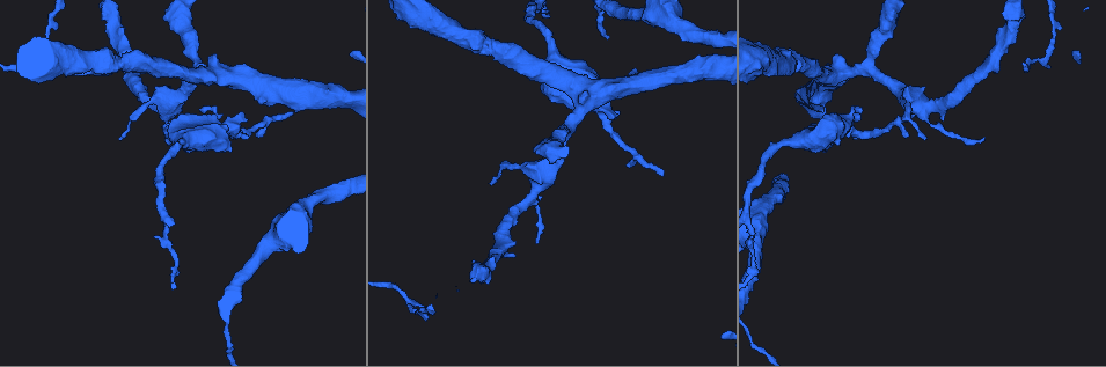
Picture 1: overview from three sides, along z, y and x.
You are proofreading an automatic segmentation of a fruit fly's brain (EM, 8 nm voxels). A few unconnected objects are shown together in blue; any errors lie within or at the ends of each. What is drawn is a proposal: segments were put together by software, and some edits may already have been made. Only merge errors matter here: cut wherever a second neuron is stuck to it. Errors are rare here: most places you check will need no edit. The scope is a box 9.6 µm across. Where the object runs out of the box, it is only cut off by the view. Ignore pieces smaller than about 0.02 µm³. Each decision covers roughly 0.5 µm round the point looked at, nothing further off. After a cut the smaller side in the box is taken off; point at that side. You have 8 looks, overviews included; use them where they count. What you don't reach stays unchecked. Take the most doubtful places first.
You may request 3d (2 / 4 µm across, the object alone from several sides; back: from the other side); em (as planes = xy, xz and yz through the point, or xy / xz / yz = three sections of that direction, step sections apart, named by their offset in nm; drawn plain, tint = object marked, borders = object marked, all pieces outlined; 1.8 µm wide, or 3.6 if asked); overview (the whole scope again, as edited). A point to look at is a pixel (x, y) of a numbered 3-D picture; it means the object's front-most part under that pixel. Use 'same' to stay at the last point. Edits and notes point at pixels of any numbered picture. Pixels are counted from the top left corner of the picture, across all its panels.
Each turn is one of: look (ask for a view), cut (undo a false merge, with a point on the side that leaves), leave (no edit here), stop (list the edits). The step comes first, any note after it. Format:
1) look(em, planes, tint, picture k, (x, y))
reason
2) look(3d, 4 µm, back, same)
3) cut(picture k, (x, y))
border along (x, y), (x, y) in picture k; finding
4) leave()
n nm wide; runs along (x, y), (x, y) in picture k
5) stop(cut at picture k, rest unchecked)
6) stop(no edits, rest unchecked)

look(3d, 2 µm, picture 1, (866, 71))
three arms meet

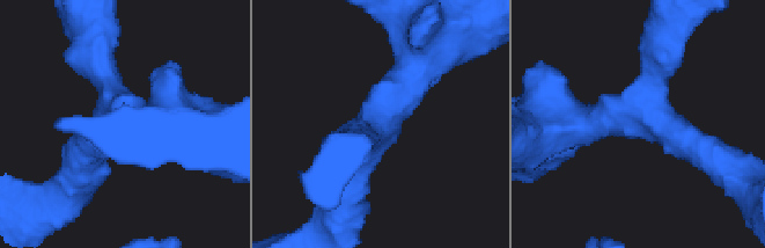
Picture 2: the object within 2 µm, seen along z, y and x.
look(em, planes, tint, picture 2, (638, 116))
now the EM

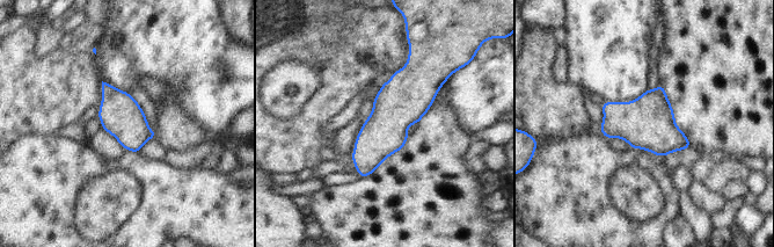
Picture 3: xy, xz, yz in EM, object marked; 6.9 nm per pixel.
leave()
continuous, no second neuron

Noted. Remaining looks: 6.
look(3d, 2 µm, back, picture 1, (849, 132))
calibre changes

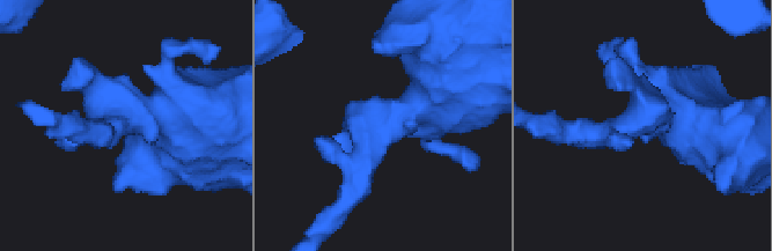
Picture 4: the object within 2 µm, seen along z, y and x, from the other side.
look(em, xy, step 8, tint, picture 4, (133, 114))
now the EM

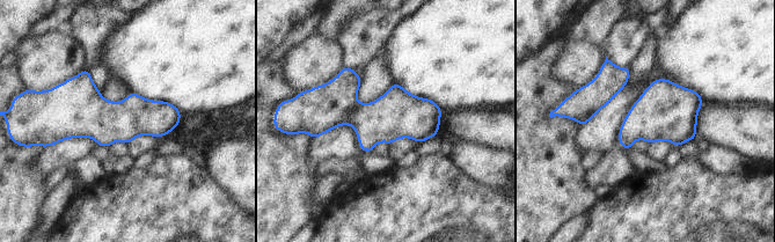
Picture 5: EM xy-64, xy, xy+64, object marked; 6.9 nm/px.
look(em, planes, tint, same)
cut it another way

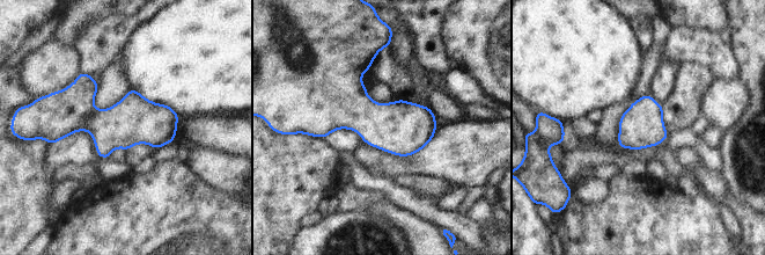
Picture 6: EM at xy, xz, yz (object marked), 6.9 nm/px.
leave()
one neuron here

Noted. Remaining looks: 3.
look(em, planes, plain, picture 1, (532, 199))
sudden change in width

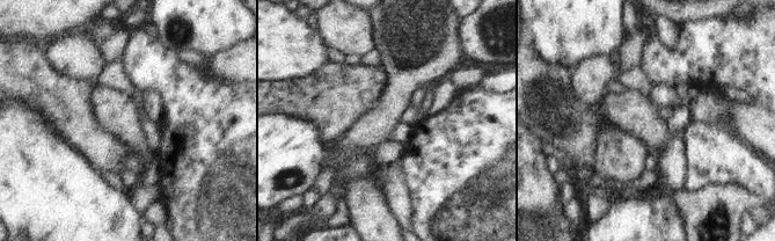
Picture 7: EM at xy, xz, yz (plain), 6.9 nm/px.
look(em, planes, tint, same)
where the object lies

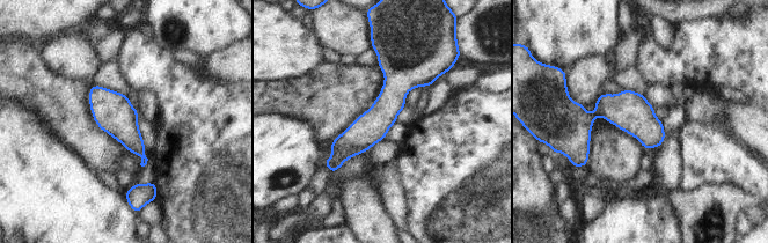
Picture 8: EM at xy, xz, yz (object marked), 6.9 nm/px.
leave()
runs along (388, 51), (392, 100), (333, 168) in picture 8; one neuron here

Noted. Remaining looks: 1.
stop(no edits, rest unchecked)

